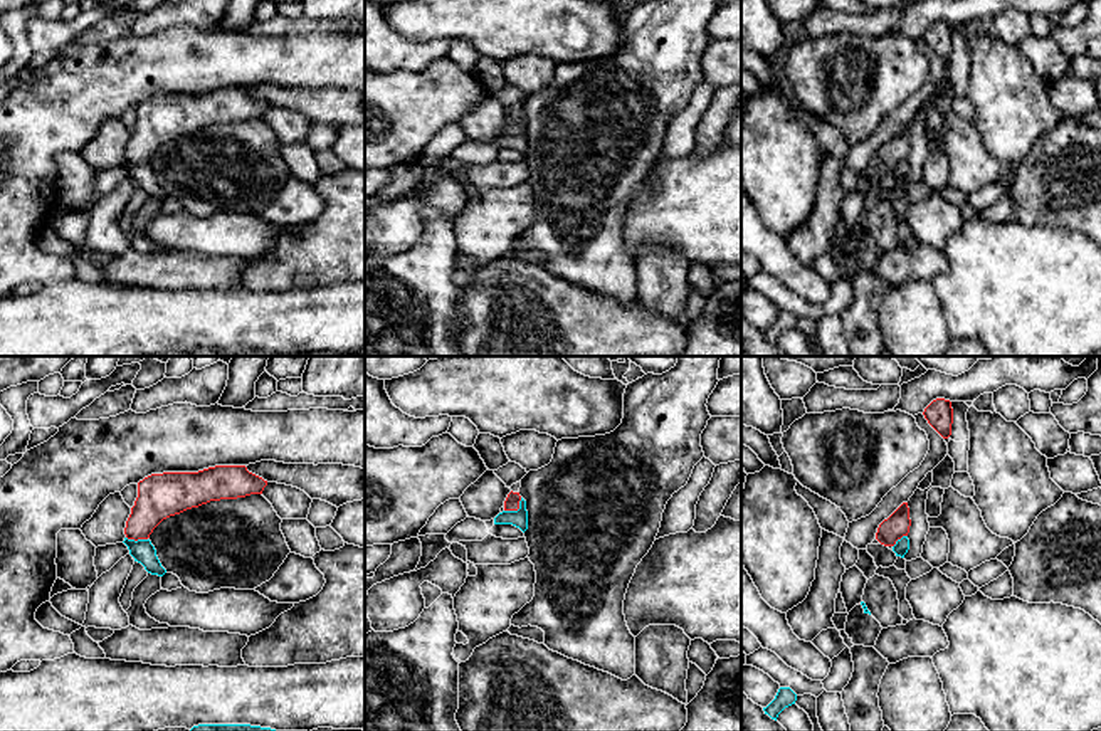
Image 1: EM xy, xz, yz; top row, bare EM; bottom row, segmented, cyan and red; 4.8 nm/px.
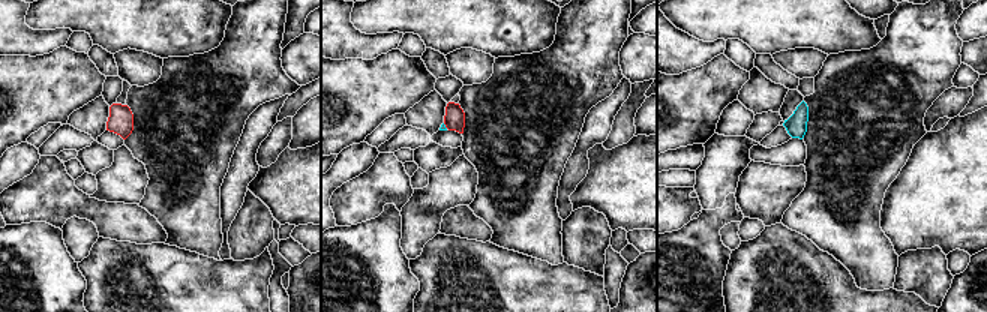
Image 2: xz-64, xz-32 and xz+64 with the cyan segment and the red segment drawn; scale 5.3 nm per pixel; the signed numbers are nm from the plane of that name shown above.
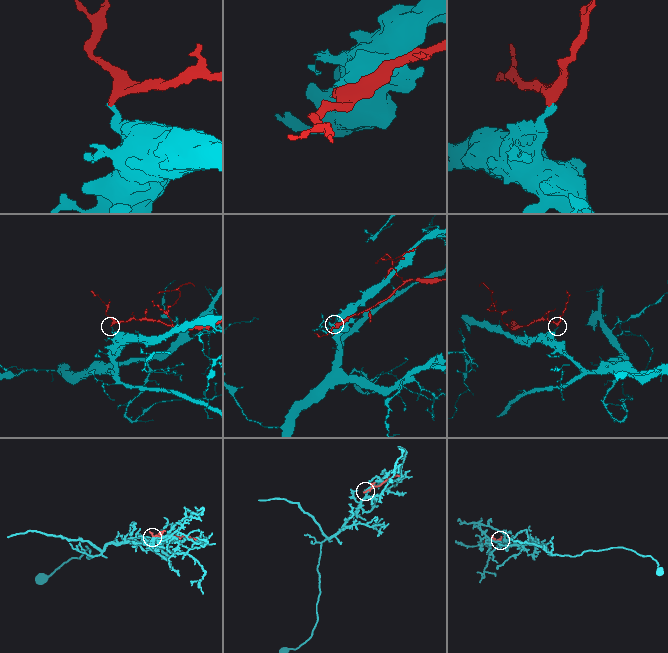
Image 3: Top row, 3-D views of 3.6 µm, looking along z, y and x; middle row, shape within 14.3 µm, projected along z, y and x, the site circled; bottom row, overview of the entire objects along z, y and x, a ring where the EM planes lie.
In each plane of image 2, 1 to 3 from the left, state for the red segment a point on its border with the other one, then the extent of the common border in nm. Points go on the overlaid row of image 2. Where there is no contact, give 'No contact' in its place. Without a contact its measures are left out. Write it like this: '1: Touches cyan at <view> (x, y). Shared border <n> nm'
1: No contact
2: Touches cyan at xz-32 (444, 126). Shared border 40 nm
3: No contact

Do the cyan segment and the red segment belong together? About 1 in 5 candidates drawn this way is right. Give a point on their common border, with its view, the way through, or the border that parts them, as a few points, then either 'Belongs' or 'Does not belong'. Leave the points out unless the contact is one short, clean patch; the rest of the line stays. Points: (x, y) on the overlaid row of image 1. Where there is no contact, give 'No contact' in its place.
Touches cyan at xz (518, 510). Boundary: xz (521, 498), (516, 510), (505, 511). Does not belong

